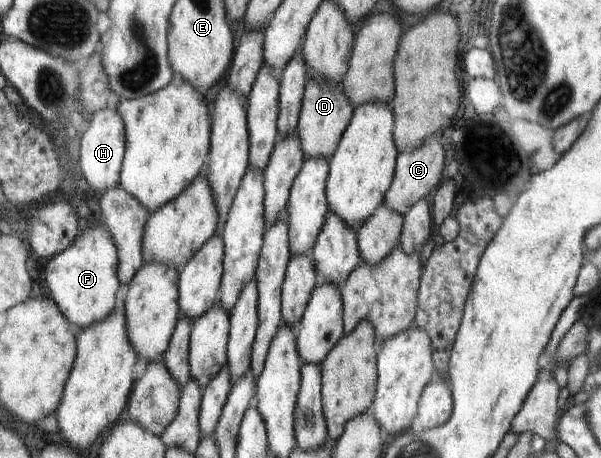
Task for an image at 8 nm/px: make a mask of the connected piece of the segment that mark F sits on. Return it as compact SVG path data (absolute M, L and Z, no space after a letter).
M94 220L77 236L66 250L56 254L46 264L46 286L66 320L72 326L86 328L106 320L116 306L116 292L120 288L118 278L118 246L108 230Z

